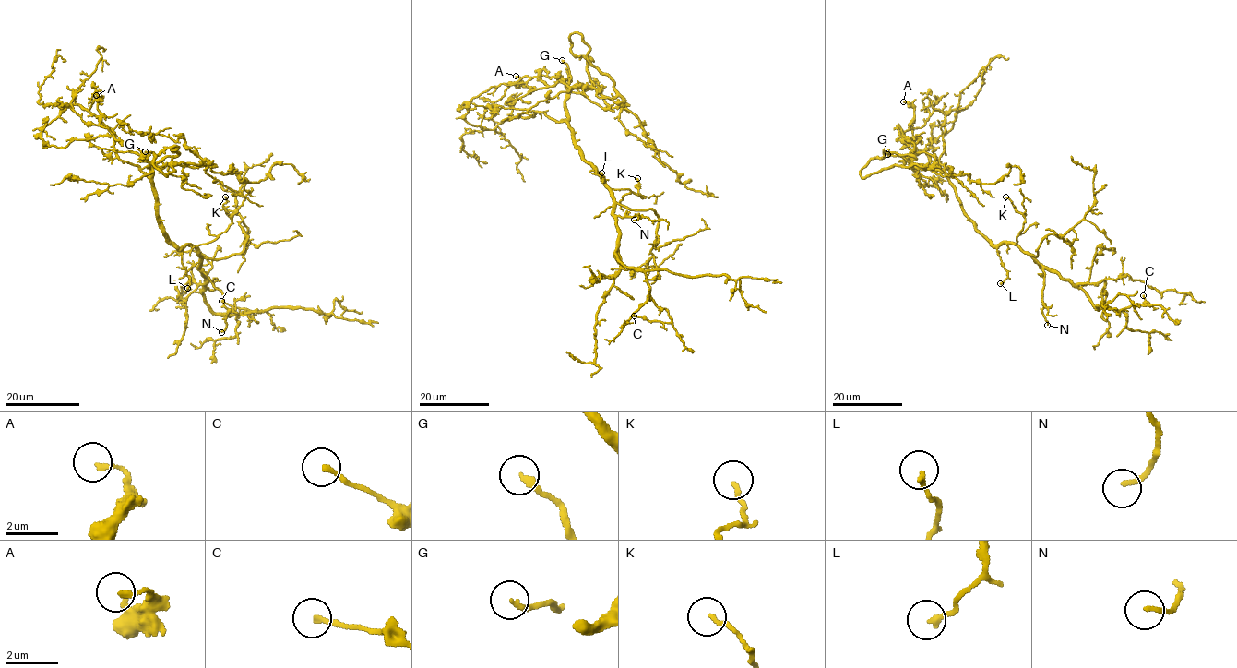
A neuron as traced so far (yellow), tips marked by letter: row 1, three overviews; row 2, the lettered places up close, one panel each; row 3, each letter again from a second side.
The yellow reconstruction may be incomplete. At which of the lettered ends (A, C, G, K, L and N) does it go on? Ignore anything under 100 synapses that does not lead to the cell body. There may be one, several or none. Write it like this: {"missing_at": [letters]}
{"missing_at": ["G"]}

